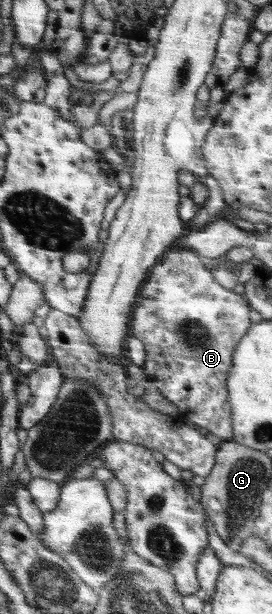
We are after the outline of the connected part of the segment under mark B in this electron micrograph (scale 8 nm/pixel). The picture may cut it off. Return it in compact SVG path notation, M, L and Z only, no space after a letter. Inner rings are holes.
M173 249L153 267L135 303L130 331L141 340L147 355L142 368L146 381L151 381L164 397L174 403L180 417L186 416L204 433L211 432L222 441L232 439L234 429L229 403L228 376L232 369L233 351L252 327L249 323L249 305L243 295L218 285L212 273L193 251Z

